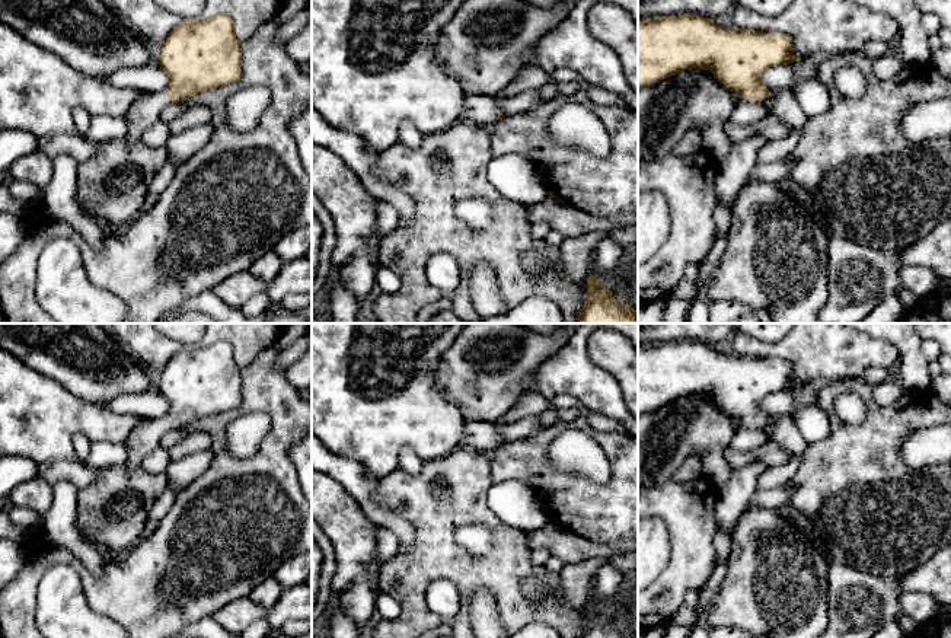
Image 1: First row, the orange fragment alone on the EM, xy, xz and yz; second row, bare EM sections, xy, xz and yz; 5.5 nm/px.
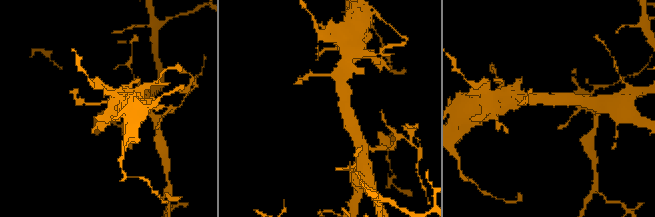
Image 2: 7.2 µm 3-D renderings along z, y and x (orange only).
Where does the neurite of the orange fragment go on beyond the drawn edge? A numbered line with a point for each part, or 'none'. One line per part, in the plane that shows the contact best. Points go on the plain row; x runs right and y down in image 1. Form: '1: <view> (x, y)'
1: xy (146, 436)

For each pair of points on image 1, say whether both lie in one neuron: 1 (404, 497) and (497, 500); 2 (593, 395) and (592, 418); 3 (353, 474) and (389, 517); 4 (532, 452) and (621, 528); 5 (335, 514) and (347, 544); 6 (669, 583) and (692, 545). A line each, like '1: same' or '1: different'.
1: different
2: different
3: same
4: same
5: same
6: same

